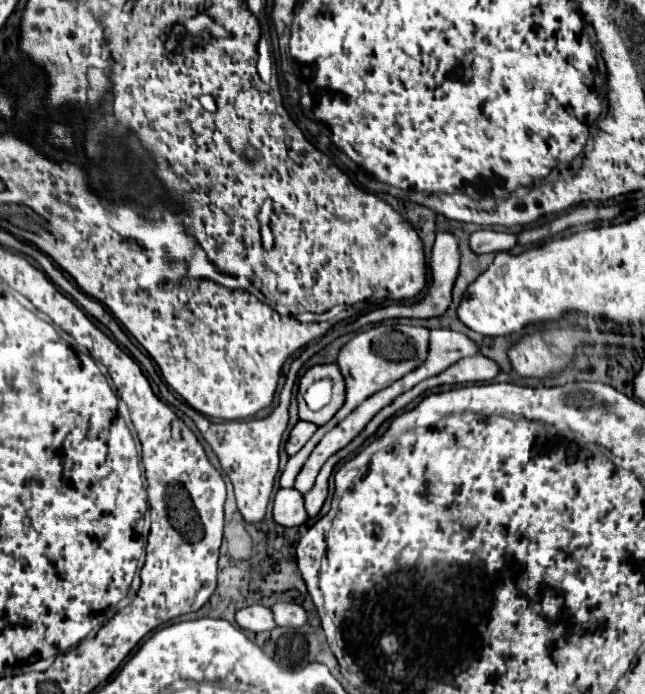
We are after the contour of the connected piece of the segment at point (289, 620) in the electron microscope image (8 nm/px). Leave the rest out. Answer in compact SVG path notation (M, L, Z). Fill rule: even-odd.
M279 602L275 606L271 606L273 610L273 616L275 616L275 622L279 626L289 626L289 628L301 628L307 624L307 614L301 606L297 604L285 604L285 602Z

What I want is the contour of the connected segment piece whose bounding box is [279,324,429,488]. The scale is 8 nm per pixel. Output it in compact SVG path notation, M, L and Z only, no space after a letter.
M379 324L373 326L365 332L359 332L355 338L351 338L339 352L337 364L343 370L343 378L347 384L347 400L343 404L343 408L323 426L317 428L317 432L311 436L311 440L295 454L289 458L283 474L281 474L281 488L291 488L295 484L297 474L301 472L303 464L307 462L309 454L313 452L313 448L319 444L319 440L323 438L323 434L327 434L333 426L337 426L345 416L349 416L363 400L367 400L369 396L373 396L375 392L391 386L393 382L397 382L399 378L403 378L405 374L409 374L411 370L415 370L417 366L423 364L423 360L427 358L429 352L429 330L423 326L407 326L407 324Z

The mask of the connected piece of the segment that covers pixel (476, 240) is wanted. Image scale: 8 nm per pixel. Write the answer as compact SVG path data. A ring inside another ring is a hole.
M477 230L471 234L471 250L485 254L485 252L505 252L517 244L517 234L511 232L497 232L497 230Z

